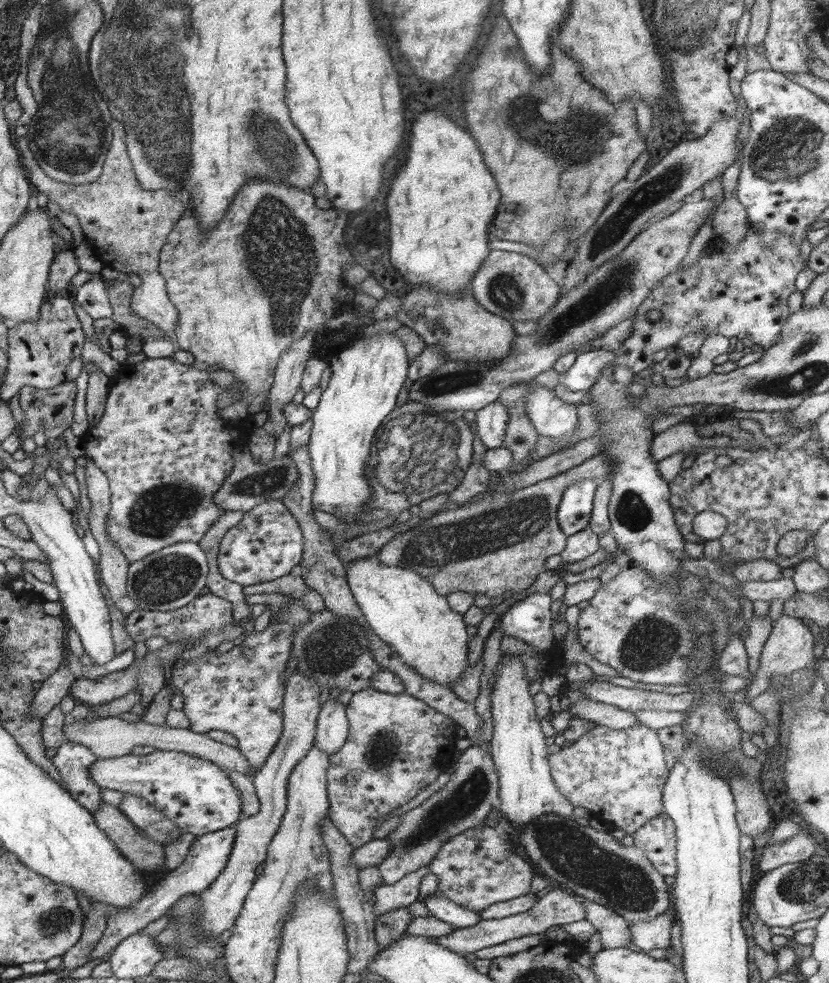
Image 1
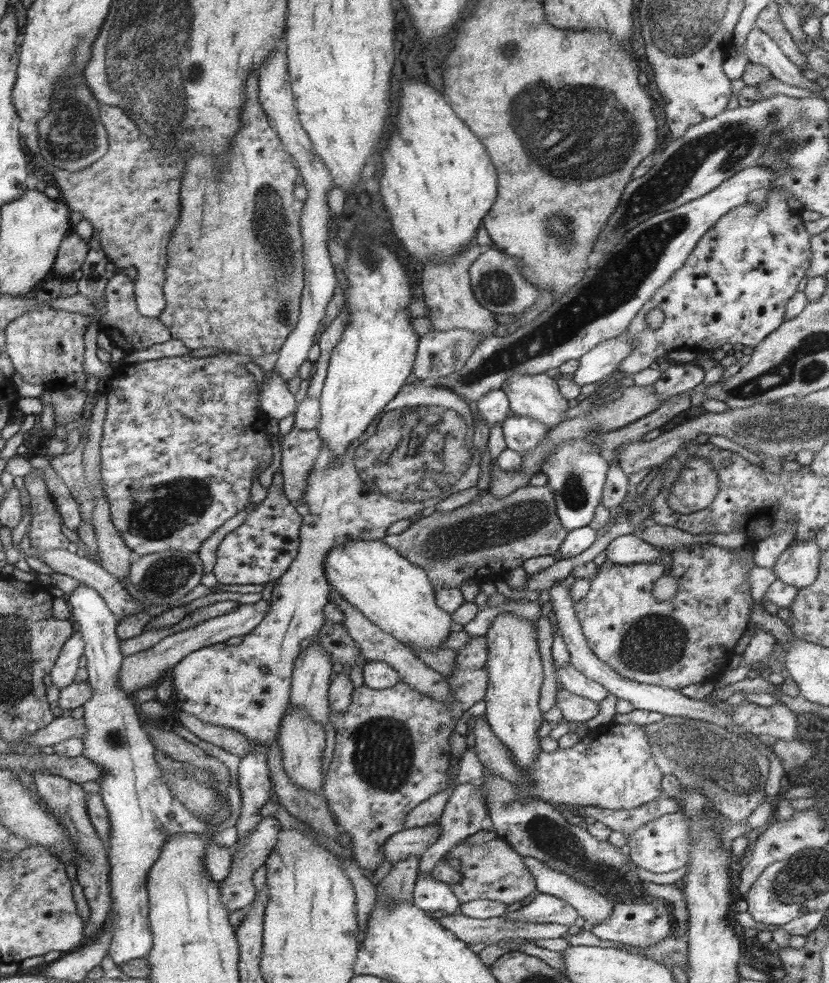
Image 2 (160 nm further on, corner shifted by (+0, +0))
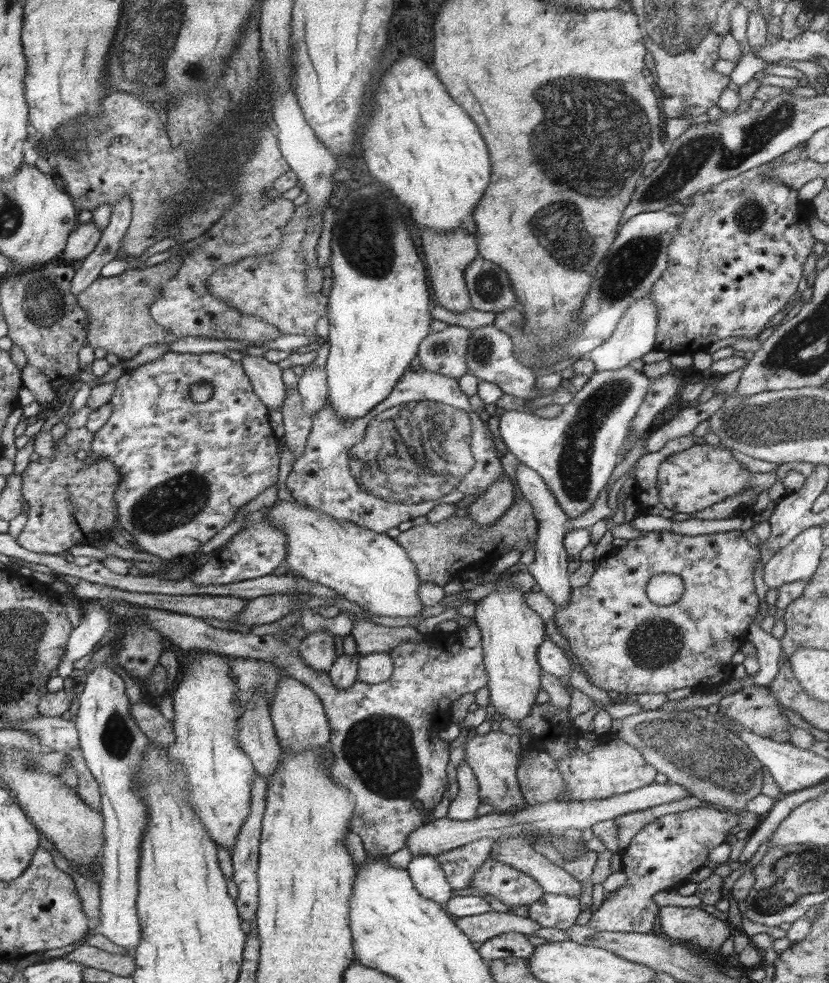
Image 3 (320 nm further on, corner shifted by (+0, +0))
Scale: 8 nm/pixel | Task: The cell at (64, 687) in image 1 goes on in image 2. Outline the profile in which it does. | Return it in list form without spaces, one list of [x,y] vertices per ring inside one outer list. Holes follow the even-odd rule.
[[[80,631],[75,632],[65,644],[57,662],[54,663],[53,671],[50,672],[51,684],[59,690],[62,687],[74,683],[74,677],[80,668],[80,658],[84,654],[84,640]]]

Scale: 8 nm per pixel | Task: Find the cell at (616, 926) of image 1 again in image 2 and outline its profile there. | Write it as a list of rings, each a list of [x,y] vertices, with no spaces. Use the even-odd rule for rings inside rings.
[[[530,856],[525,858],[526,869],[532,873],[539,893],[557,896],[570,904],[578,915],[593,926],[610,920],[615,903],[582,884],[574,882],[562,872],[548,868],[546,863]]]

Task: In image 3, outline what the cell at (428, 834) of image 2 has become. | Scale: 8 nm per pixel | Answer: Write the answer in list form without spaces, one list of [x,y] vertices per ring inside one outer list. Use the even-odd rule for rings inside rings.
[[[667,781],[665,784],[654,783],[626,794],[617,794],[607,799],[596,799],[591,801],[562,801],[544,802],[538,805],[528,805],[513,813],[492,812],[480,815],[472,820],[461,821],[453,818],[443,817],[434,821],[429,821],[417,828],[406,840],[406,848],[410,850],[412,858],[416,855],[427,854],[430,856],[440,855],[448,850],[452,850],[464,844],[476,840],[488,838],[496,841],[498,838],[514,838],[517,836],[528,836],[534,832],[549,832],[550,834],[563,834],[568,828],[576,830],[586,830],[593,824],[603,820],[615,820],[619,816],[646,810],[653,806],[676,802],[691,796],[679,784]]]

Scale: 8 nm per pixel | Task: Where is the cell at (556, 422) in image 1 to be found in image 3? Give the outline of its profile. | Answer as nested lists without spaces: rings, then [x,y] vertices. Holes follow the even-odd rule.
[[[494,323],[471,329],[465,358],[469,373],[479,381],[492,382],[504,394],[522,399],[525,403],[537,399],[535,385],[538,376],[531,368],[526,368],[516,360],[515,354],[512,352],[511,337],[506,332],[499,330]]]

